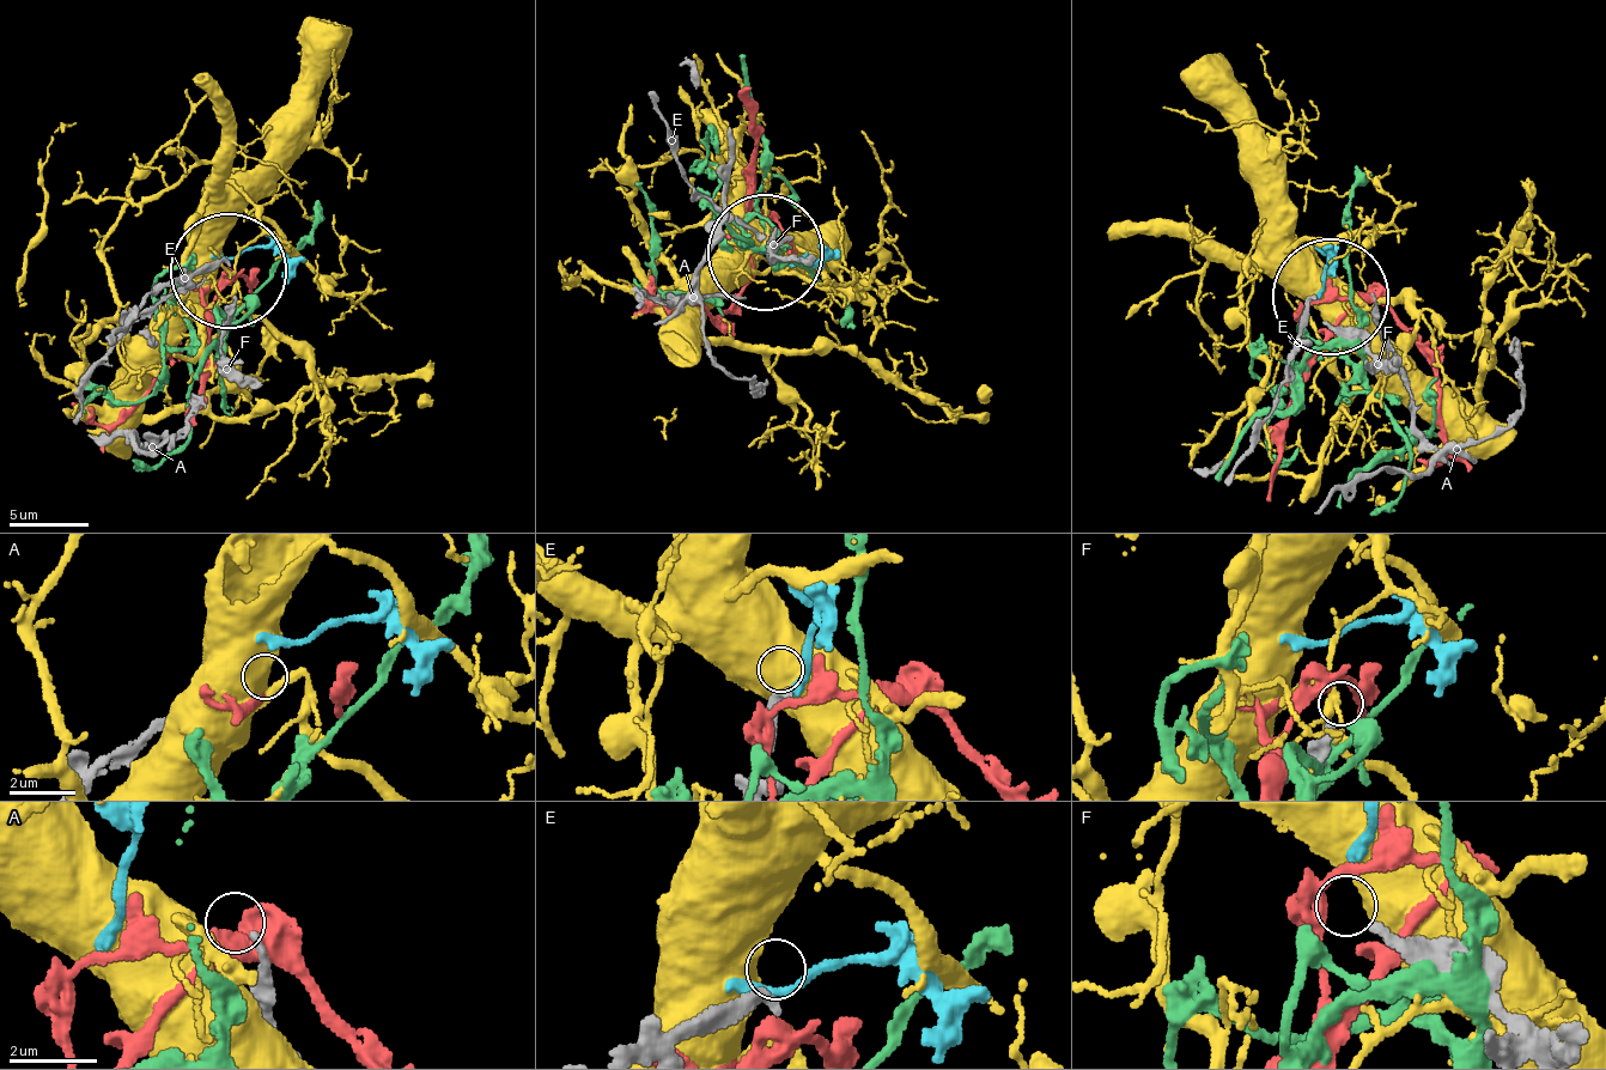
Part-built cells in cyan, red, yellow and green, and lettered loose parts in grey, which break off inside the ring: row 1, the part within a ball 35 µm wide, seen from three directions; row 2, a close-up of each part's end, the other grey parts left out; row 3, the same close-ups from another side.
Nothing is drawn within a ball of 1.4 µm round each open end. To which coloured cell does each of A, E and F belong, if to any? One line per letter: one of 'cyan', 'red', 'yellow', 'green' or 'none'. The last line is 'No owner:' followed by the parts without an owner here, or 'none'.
A: none
E: none
F: none
No owner: A, E, F

